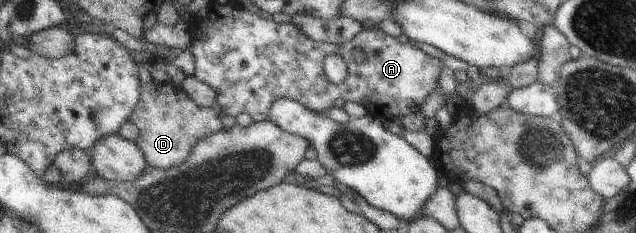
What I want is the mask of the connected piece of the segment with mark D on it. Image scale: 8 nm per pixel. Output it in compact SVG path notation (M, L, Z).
M141 82L140 85L139 103L128 121L134 123L140 132L140 138L136 141L137 147L143 152L145 161L152 168L168 170L184 164L200 141L224 128L217 107L202 108L197 106L181 86L171 82L163 84L151 82L144 85Z

